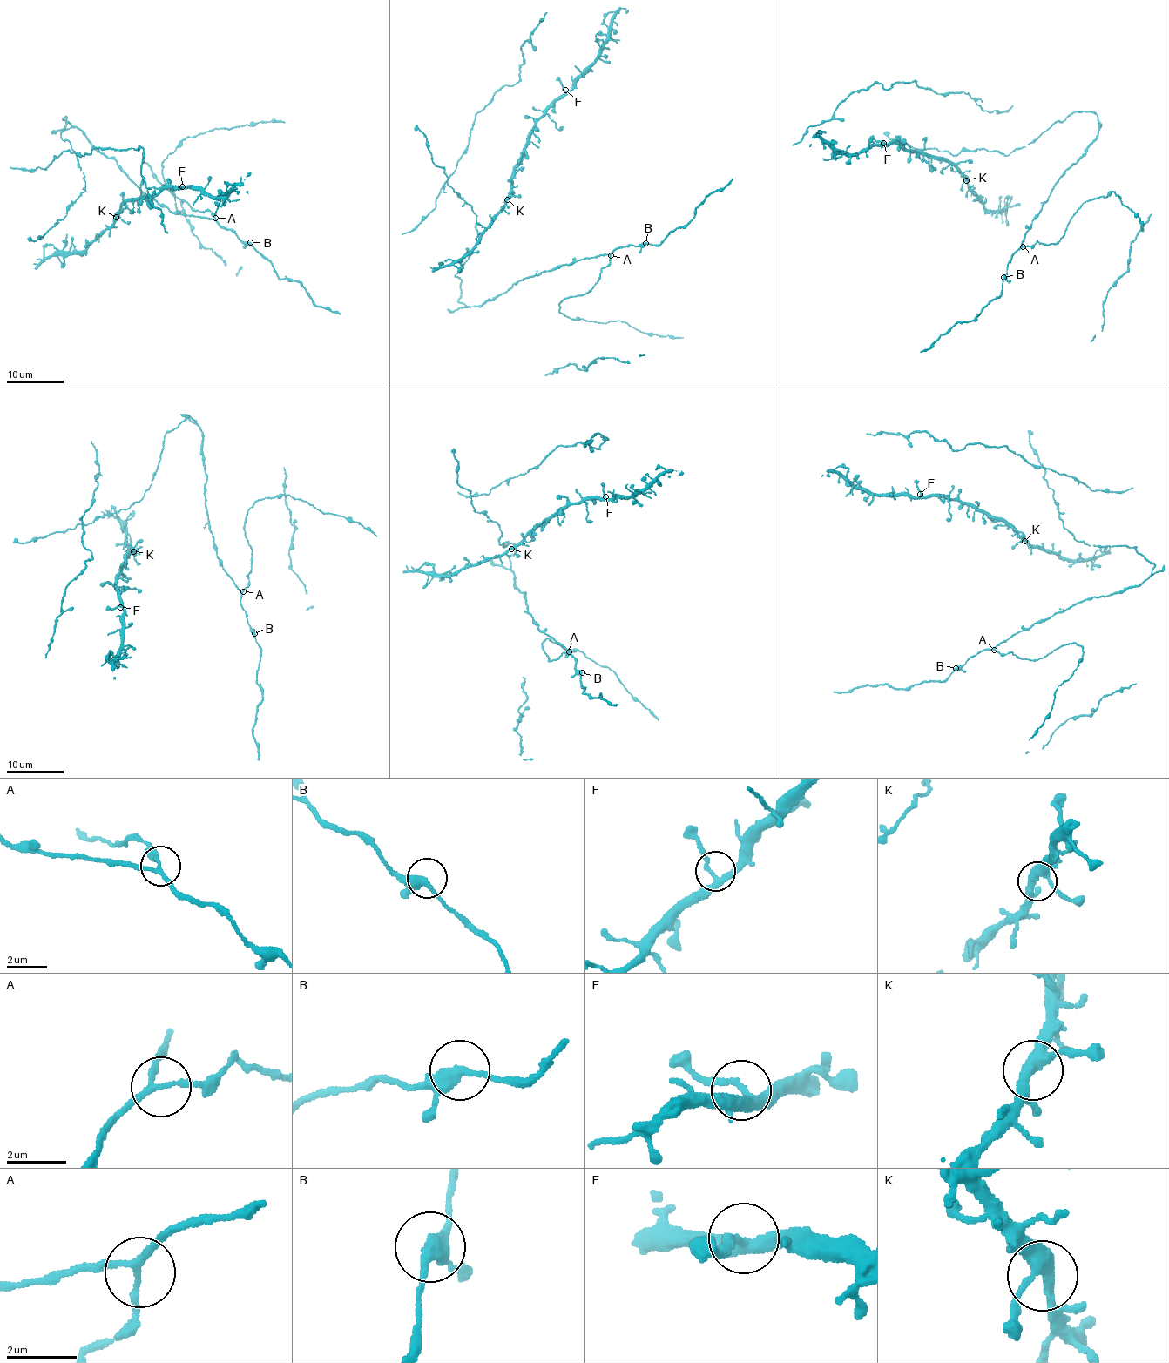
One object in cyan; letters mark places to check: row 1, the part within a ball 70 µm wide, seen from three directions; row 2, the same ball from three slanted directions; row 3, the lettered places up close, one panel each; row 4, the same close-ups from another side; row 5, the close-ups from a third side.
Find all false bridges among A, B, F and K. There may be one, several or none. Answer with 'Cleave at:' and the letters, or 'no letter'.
Cleave at: no letter

